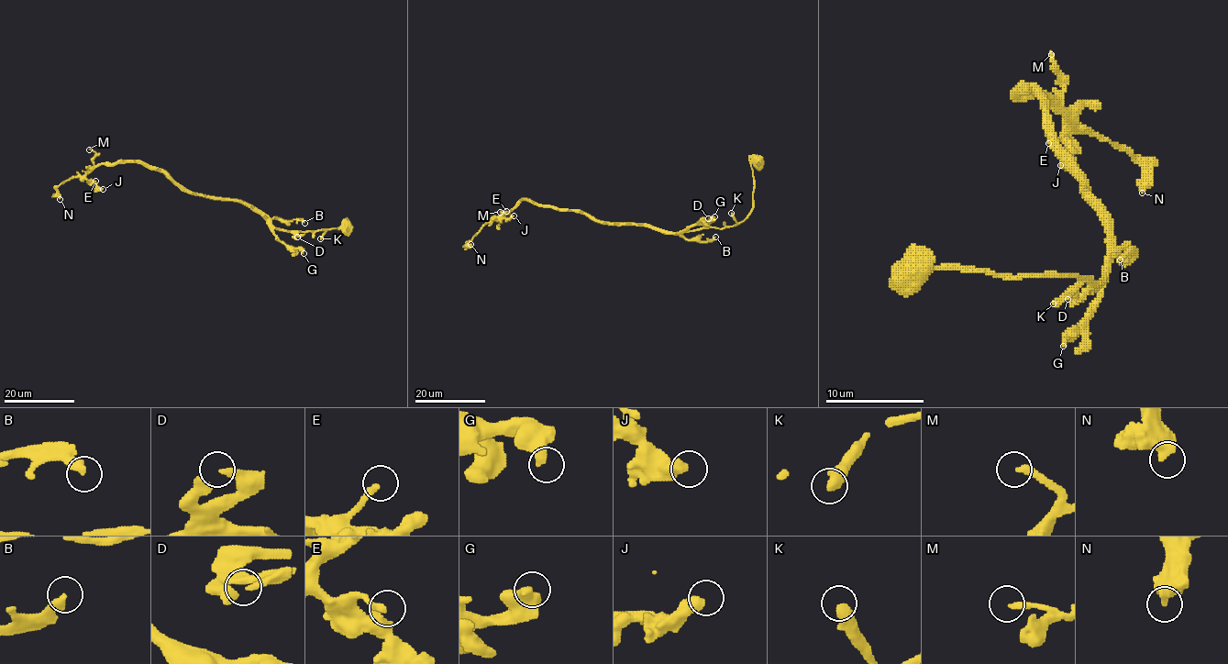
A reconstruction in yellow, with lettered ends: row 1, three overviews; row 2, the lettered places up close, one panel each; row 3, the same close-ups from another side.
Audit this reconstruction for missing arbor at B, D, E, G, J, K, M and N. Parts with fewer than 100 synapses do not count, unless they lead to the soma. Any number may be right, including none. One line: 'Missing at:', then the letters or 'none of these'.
Missing at: none of these

